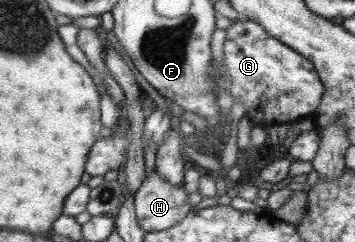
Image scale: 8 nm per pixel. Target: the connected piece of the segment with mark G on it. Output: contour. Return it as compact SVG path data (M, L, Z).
M239 17L232 20L232 24L226 29L226 37L223 45L224 64L221 66L220 79L223 75L229 77L231 86L230 93L235 102L241 102L252 125L269 128L284 123L292 123L298 118L312 114L316 109L322 97L324 96L324 84L320 76L314 72L314 66L305 56L292 50L280 40L272 38L260 24Z

